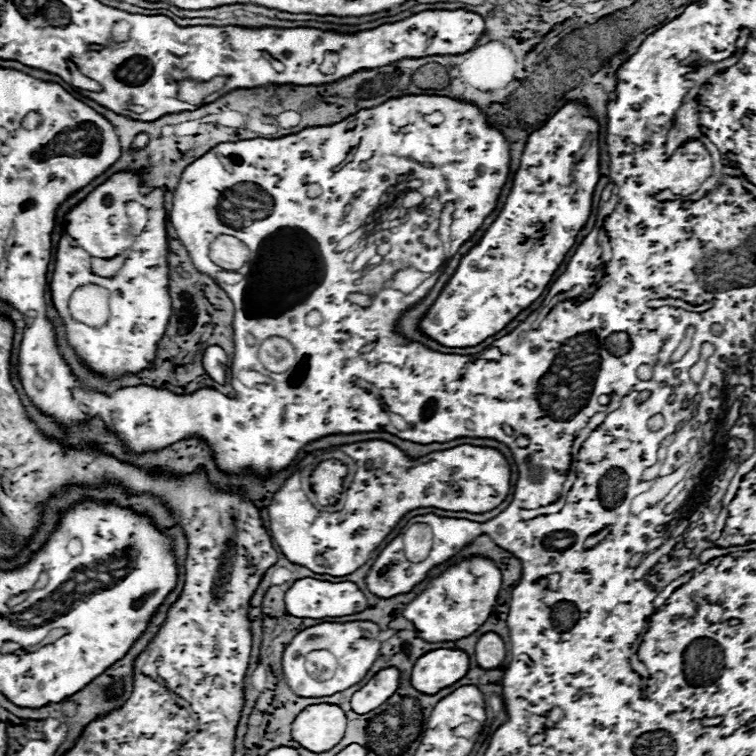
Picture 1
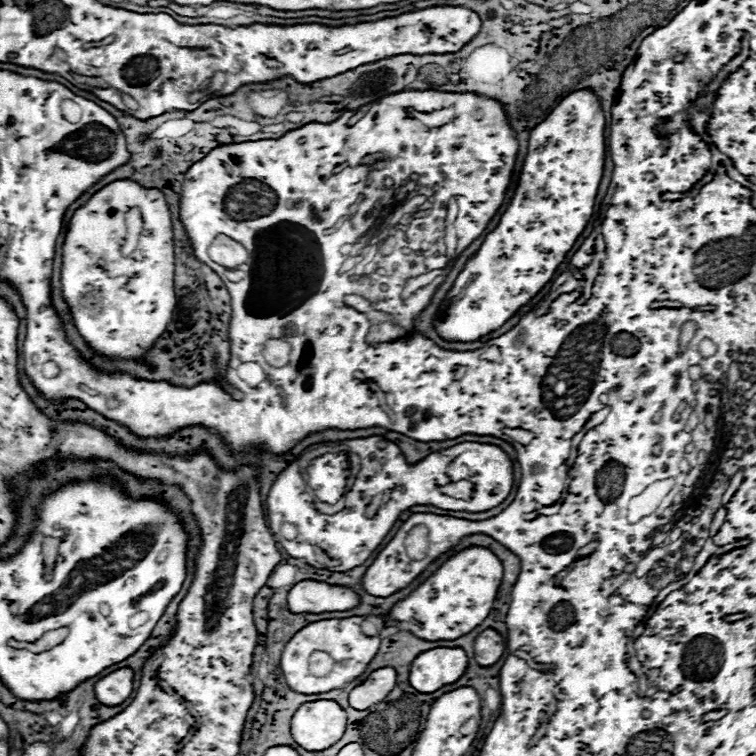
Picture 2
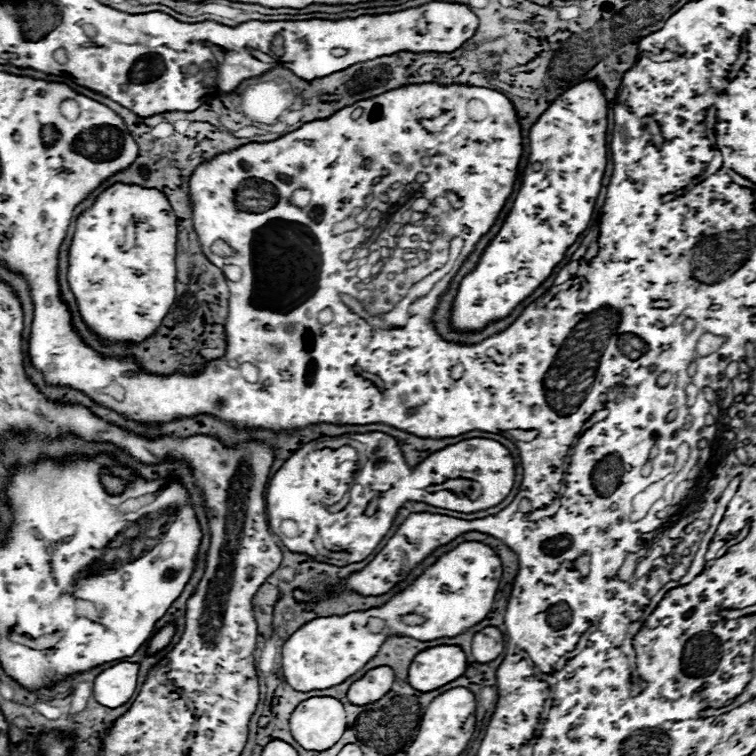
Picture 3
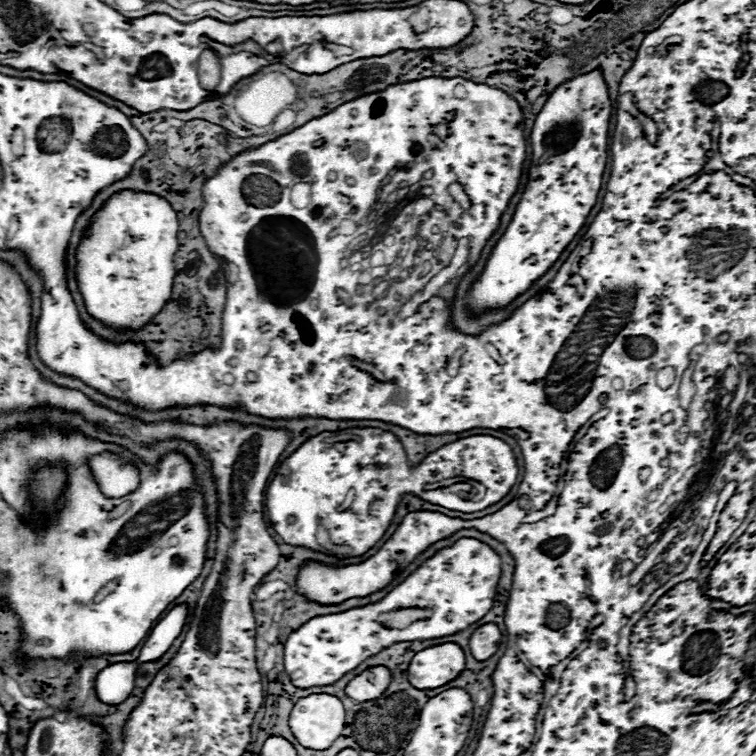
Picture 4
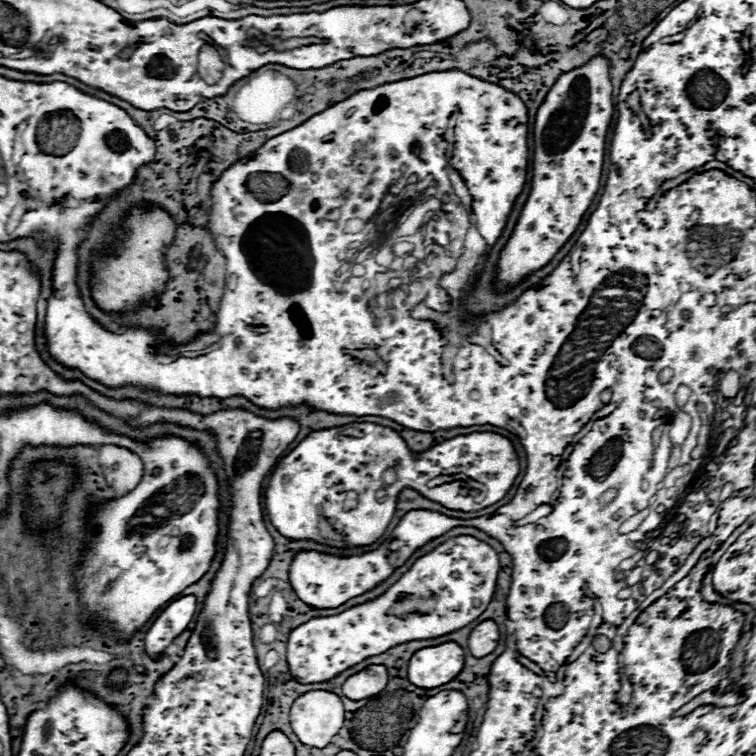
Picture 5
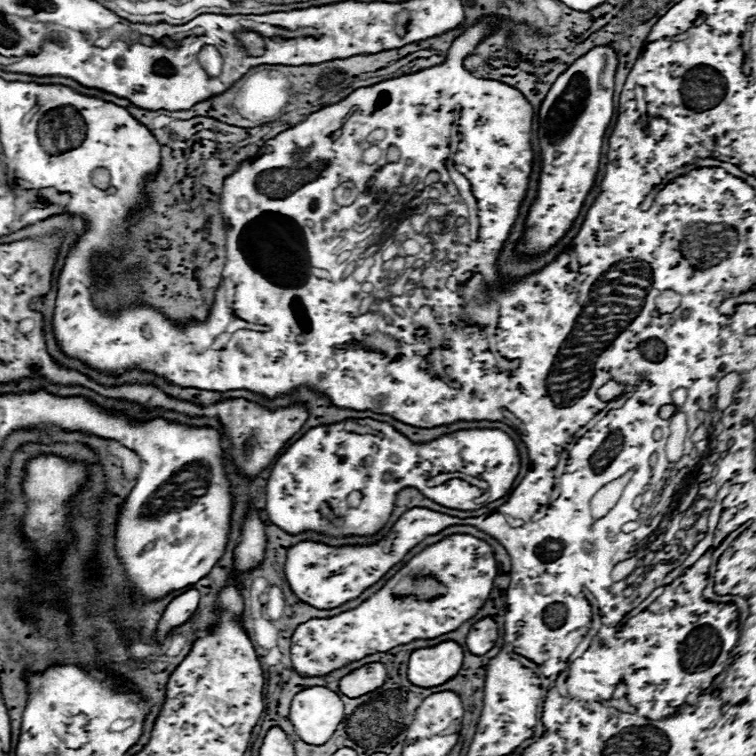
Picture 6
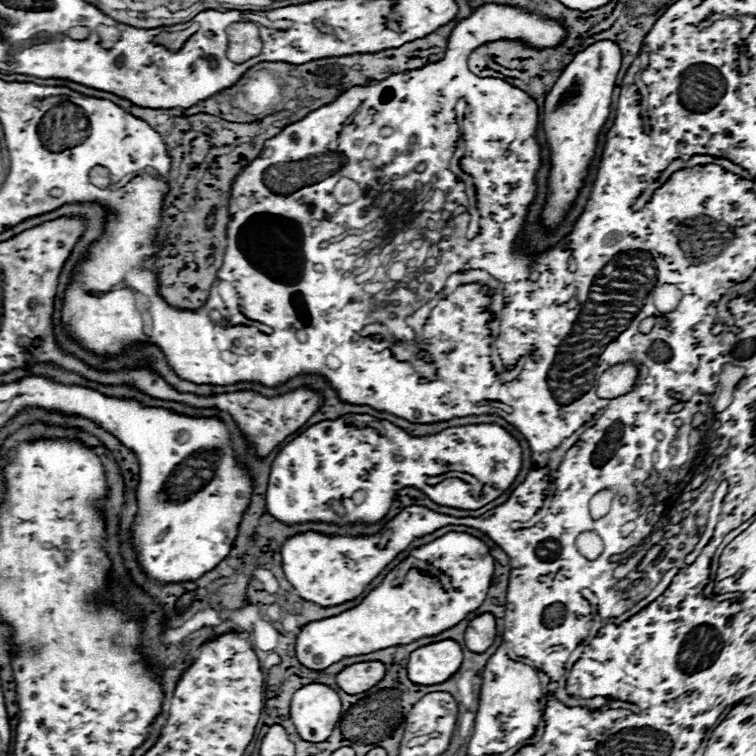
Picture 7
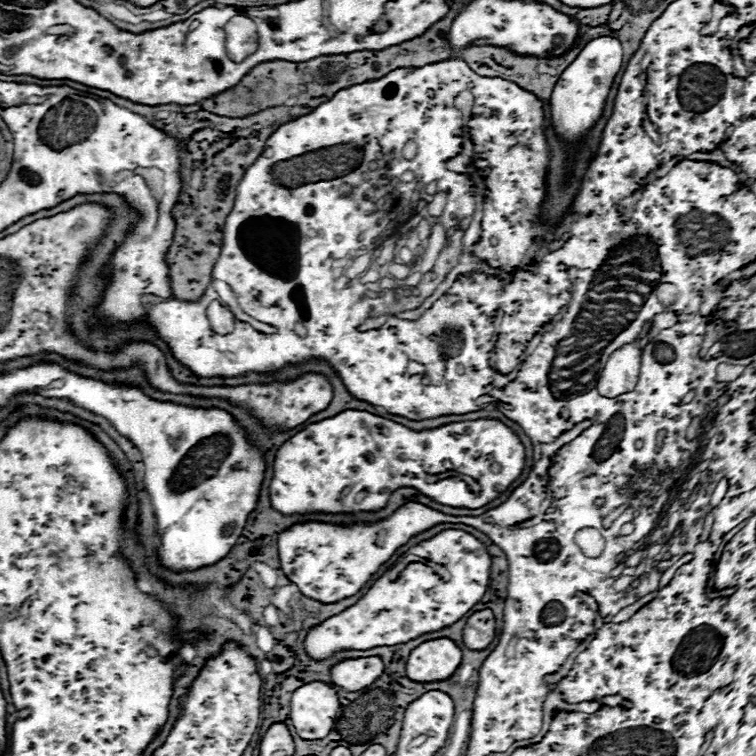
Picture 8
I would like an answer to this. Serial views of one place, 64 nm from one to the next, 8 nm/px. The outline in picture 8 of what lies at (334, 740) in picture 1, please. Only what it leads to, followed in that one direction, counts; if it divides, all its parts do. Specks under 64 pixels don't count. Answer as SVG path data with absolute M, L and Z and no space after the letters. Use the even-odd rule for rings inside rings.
M310 682L294 690L290 702L290 720L302 740L322 740L334 728L338 708L338 694L332 686Z

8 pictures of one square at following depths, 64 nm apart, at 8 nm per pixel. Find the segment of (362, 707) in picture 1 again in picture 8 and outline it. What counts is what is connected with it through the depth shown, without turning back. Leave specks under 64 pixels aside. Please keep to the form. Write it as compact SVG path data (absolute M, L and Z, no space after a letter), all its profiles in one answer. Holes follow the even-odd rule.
M376 656L342 660L332 668L332 684L344 688L346 692L358 692L370 686L384 674L384 662Z

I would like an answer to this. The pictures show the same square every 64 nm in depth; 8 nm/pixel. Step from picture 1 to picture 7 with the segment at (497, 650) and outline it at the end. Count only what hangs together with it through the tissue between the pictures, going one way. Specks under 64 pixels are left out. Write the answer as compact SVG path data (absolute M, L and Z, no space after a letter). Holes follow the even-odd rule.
M482 614L478 618L474 618L470 622L470 626L466 628L464 634L464 644L468 650L482 654L484 650L488 650L492 646L496 638L496 622L492 614Z

